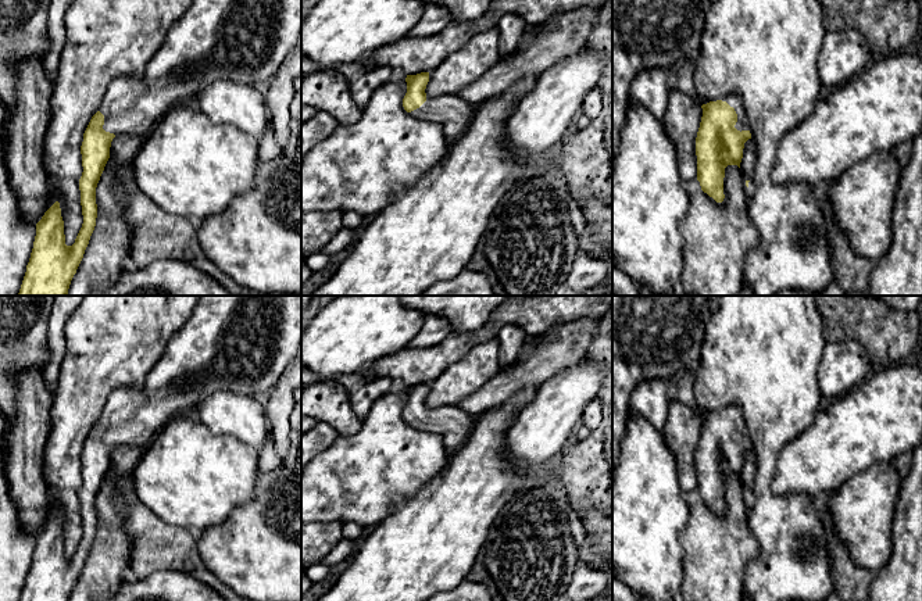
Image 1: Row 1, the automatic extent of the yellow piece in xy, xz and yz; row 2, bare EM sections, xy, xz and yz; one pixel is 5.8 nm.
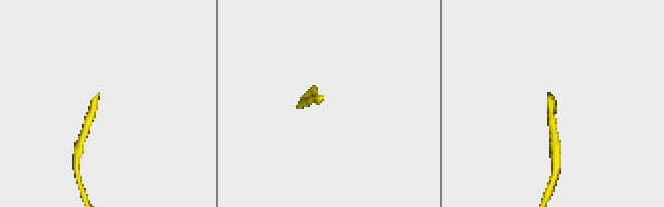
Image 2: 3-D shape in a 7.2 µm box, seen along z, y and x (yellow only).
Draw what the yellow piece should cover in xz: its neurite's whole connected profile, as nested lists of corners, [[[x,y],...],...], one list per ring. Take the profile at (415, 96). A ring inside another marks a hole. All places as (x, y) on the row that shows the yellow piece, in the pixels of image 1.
[[[429,72],[407,75],[405,82],[404,110],[417,119],[442,125],[446,137],[450,142],[457,140],[476,112],[476,105],[462,100],[458,94],[428,97],[425,89]]]

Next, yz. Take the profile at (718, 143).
[[[736,93],[703,104],[701,108],[696,137],[697,180],[704,193],[722,203],[725,168],[740,168],[744,143],[751,139],[750,125],[743,101]]]

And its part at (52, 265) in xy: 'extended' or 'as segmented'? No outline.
extended

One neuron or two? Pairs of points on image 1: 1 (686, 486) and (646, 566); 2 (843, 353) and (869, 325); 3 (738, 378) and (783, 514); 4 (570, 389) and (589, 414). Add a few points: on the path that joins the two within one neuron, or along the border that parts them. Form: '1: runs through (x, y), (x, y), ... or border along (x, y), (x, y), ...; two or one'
1: border along (675, 460), (679, 487), (683, 492); two
2: border along (826, 342), (856, 340), (867, 351), (872, 369); two
3: runs through (765, 411), (765, 480); one
4: border along (593, 399), (578, 424); two

